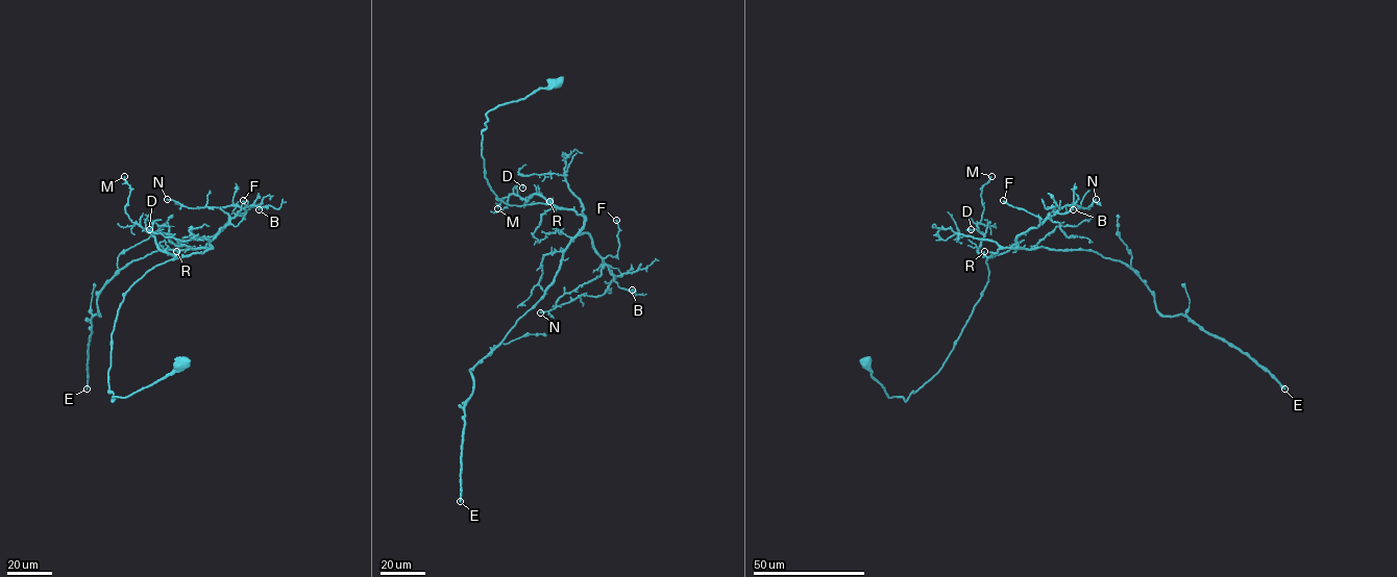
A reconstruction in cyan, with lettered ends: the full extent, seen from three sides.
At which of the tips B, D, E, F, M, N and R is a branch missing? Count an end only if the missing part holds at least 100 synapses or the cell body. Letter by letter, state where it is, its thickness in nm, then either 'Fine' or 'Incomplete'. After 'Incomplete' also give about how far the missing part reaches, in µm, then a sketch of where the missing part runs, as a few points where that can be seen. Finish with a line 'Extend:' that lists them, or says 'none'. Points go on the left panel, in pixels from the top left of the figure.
B: Place: (259, 209). Thickness 170 nm. Fine
D: Place: (149, 229). Thickness 180 nm. Fine
E: Place: (87, 389). Thickness 420 nm. Incomplete. Missing length about 600 µm. Course of what is missing: (87, 389), (96, 503), (135, 537), (175, 501), (155, 498), (132, 513), (128, 494), (146, 485), (141, 477)
F: Place: (243, 200). Thickness 360 nm. Fine
M: Place: (124, 176). Thickness 190 nm. Fine
N: Place: (167, 199). Thickness 220 nm. Fine
R: Place: (176, 251). Thickness 120 nm. Fine
Extend: E

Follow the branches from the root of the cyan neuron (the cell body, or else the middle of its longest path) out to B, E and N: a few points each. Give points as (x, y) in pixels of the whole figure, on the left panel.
B: (181, 361), (112, 401), (112, 335), (124, 294), (156, 266), (206, 251), (238, 212), (259, 209)
E: (181, 361), (112, 401), (124, 294), (211, 247), (152, 251), (107, 281), (87, 389)
N: (181, 361), (112, 401), (112, 335), (124, 294), (156, 266), (206, 251), (241, 210), (167, 199)

